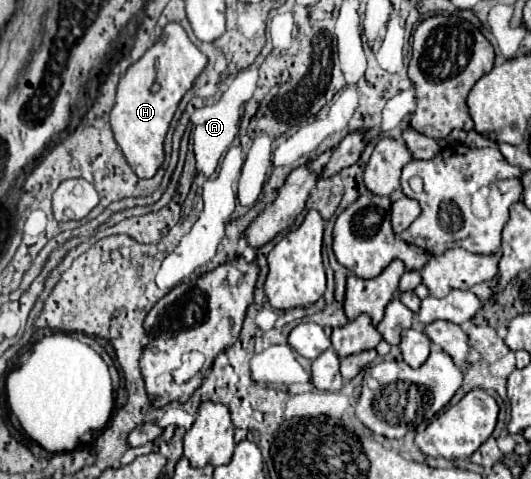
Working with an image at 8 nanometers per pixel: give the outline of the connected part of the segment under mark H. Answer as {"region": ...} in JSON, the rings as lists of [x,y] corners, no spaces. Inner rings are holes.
{"region":[[[176,22],[168,24],[160,40],[138,60],[126,74],[120,78],[116,104],[110,112],[110,126],[118,148],[122,150],[126,162],[138,178],[152,178],[164,162],[164,138],[168,126],[174,118],[174,112],[186,94],[192,88],[196,76],[204,70],[208,58],[190,42],[184,28]],[[158,82],[160,90],[152,92],[152,84]]]}

